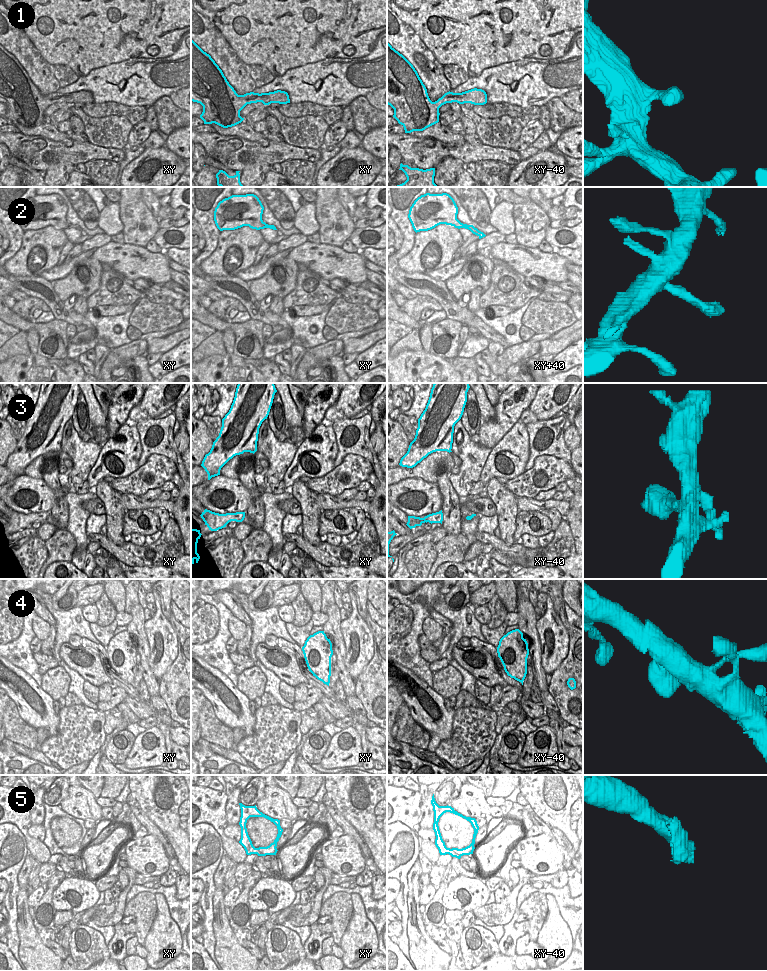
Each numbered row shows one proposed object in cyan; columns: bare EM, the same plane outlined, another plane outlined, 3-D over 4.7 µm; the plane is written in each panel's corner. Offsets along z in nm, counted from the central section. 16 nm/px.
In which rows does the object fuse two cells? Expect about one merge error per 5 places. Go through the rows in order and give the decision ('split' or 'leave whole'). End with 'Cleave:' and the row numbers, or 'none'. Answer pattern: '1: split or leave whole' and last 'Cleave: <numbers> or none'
1: leave whole
2: leave whole
3: leave whole
4: leave whole
5: leave whole
Cleave: none

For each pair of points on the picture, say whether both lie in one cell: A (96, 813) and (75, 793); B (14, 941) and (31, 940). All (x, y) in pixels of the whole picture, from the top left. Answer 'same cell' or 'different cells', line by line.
A: same cell
B: different cells

